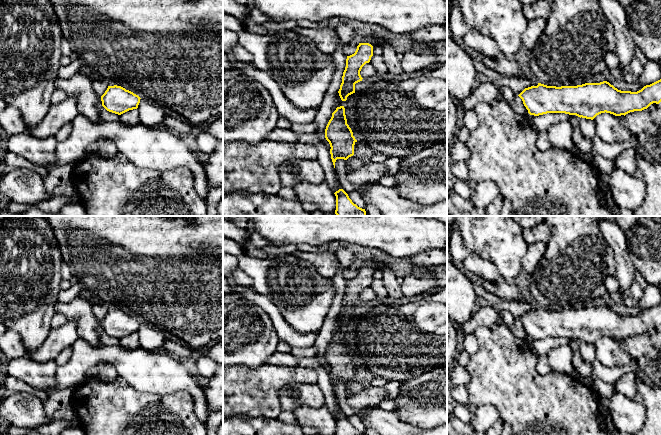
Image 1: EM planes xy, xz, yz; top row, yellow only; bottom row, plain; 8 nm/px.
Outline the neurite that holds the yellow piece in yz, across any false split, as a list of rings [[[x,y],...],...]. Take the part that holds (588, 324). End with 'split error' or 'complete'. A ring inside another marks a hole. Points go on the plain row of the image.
[[[661,303],[644,310],[637,316],[618,314],[607,305],[561,311],[538,307],[537,310],[525,312],[518,320],[530,339],[565,337],[593,344],[597,339],[605,336],[615,340],[625,340],[630,336],[647,333],[653,327],[659,328],[661,326]]]; complete

